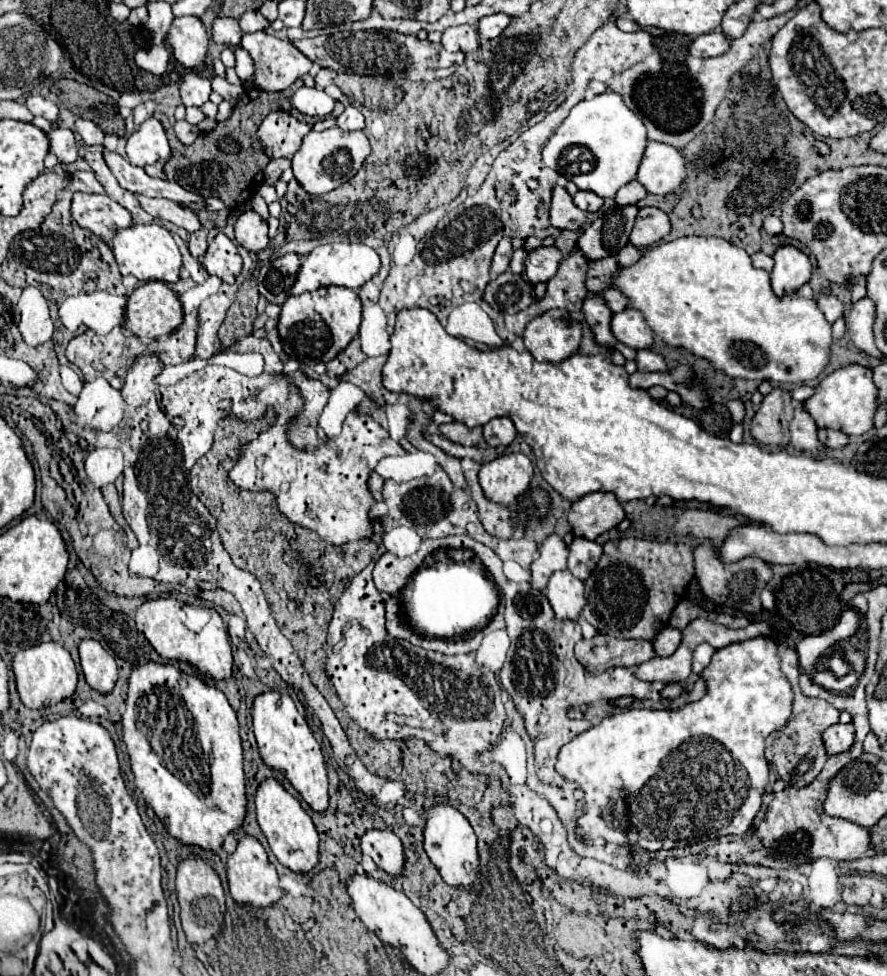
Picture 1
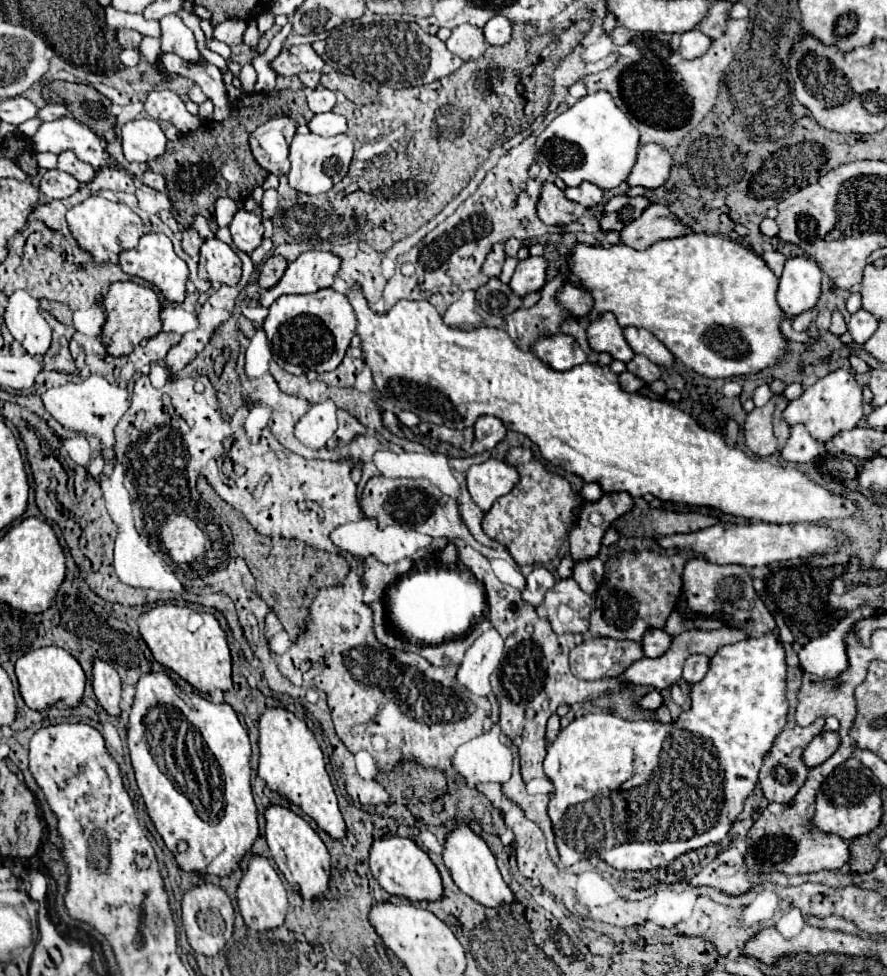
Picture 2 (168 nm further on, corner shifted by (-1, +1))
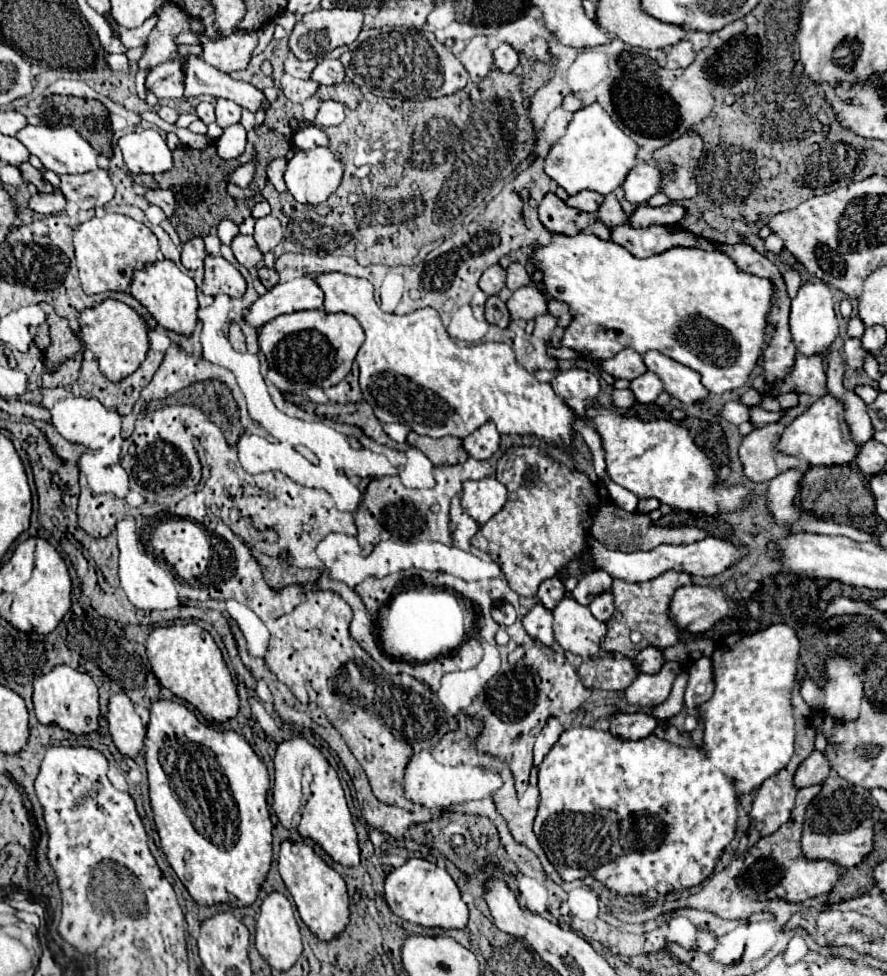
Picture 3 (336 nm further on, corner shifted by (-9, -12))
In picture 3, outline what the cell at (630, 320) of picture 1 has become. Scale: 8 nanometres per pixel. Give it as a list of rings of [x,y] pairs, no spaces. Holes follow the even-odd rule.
[[[647,351],[643,355],[643,361],[649,371],[659,375],[665,385],[665,391],[681,403],[693,405],[707,397],[707,389],[701,385],[701,377],[693,369],[673,361],[671,357],[659,351]]]

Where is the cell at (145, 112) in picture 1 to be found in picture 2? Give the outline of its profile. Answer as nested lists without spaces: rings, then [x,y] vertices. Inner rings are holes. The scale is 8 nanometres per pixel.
[[[149,92],[145,112],[155,120],[171,122],[181,134],[196,130],[202,122],[198,116],[191,116],[185,110],[183,100],[173,92]]]

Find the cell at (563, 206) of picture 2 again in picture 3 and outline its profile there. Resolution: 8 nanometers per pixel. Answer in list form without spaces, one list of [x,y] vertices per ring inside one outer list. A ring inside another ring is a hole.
[[[547,193],[539,205],[539,221],[551,231],[561,235],[577,235],[593,223],[593,215],[567,207],[557,195]]]

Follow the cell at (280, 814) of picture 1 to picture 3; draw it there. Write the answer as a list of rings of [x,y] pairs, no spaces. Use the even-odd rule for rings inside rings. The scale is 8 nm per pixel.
[[[283,841],[279,849],[279,873],[289,893],[293,895],[303,923],[311,929],[311,933],[315,933],[323,941],[329,941],[345,929],[349,921],[349,897],[345,881],[313,851],[311,845],[307,845],[305,841]]]

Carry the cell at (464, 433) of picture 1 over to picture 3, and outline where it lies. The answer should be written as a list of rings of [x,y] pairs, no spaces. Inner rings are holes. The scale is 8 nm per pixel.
[[[411,431],[407,437],[407,443],[411,447],[417,447],[419,451],[423,451],[433,461],[433,465],[441,465],[441,463],[455,465],[455,463],[459,463],[459,459],[463,463],[469,457],[467,451],[463,451],[463,441],[455,439],[455,437],[431,439],[431,437],[423,437],[423,435],[417,435]]]

